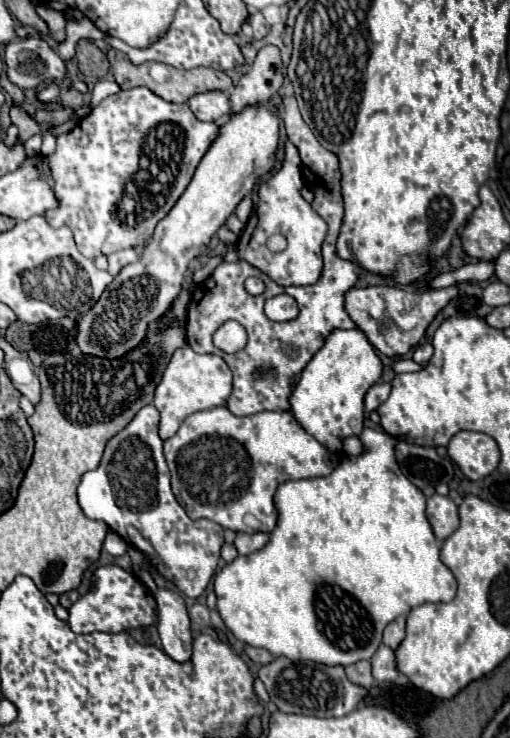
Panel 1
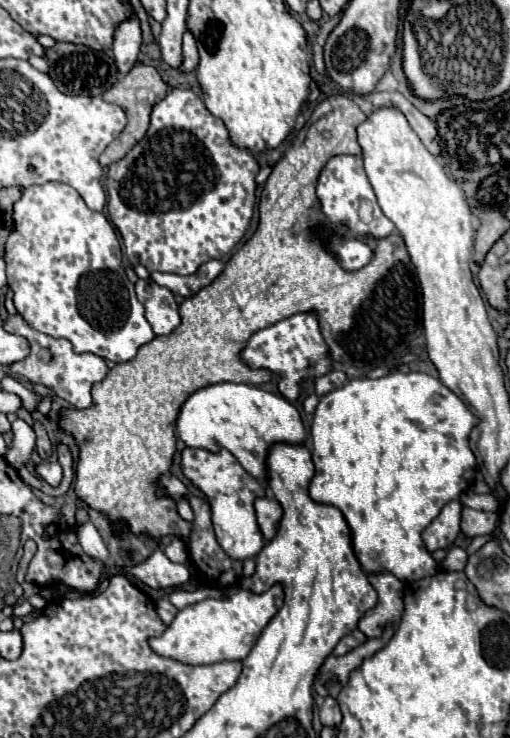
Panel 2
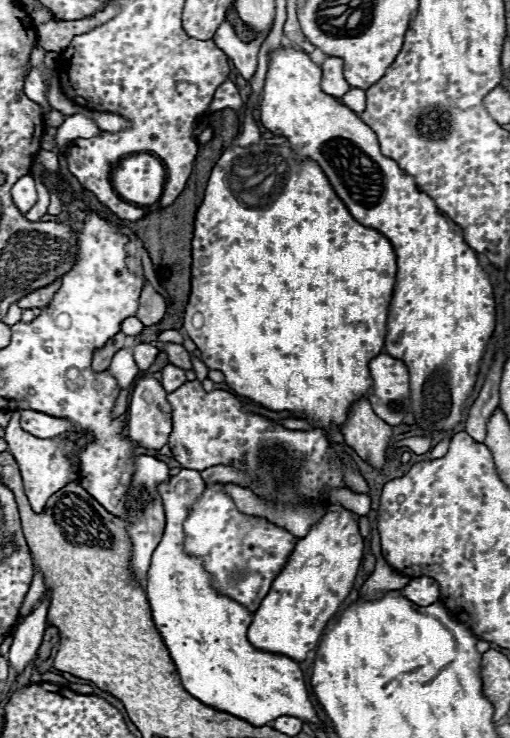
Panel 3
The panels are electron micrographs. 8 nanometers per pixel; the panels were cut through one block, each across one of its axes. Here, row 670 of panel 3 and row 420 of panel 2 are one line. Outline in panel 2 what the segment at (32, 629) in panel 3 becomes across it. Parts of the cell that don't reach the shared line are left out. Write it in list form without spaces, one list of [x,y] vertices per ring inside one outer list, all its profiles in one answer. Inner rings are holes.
[[[16,418],[12,422],[12,450],[16,450],[14,454],[6,454],[4,458],[8,460],[10,466],[14,466],[16,470],[20,470],[32,456],[34,452],[34,442],[36,442],[36,434],[32,430],[32,426],[28,426],[24,420]]]

